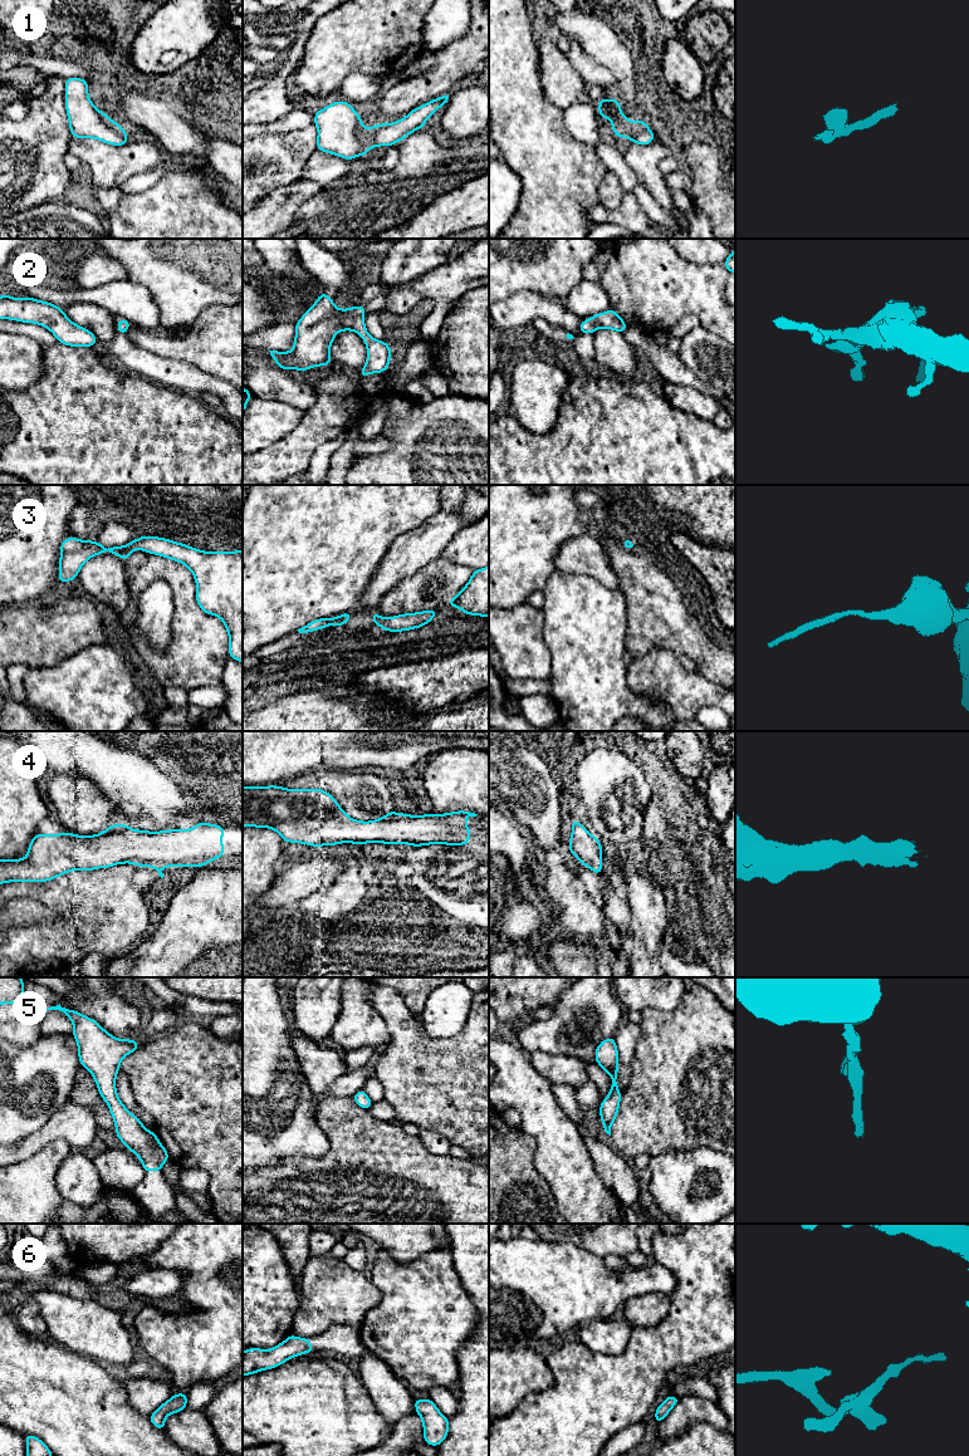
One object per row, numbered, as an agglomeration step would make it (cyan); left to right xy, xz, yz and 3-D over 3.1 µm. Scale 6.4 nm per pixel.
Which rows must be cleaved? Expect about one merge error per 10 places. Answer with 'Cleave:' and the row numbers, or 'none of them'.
Cleave: none of them

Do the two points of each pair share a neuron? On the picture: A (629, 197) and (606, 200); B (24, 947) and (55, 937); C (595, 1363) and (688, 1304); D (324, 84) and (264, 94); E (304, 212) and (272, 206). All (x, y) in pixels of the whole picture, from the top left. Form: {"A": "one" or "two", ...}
{"A": "two", "B": "one", "C": "one", "D": "two", "E": "two"}

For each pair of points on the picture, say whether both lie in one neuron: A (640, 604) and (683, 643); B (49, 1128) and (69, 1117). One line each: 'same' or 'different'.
A: same
B: same

